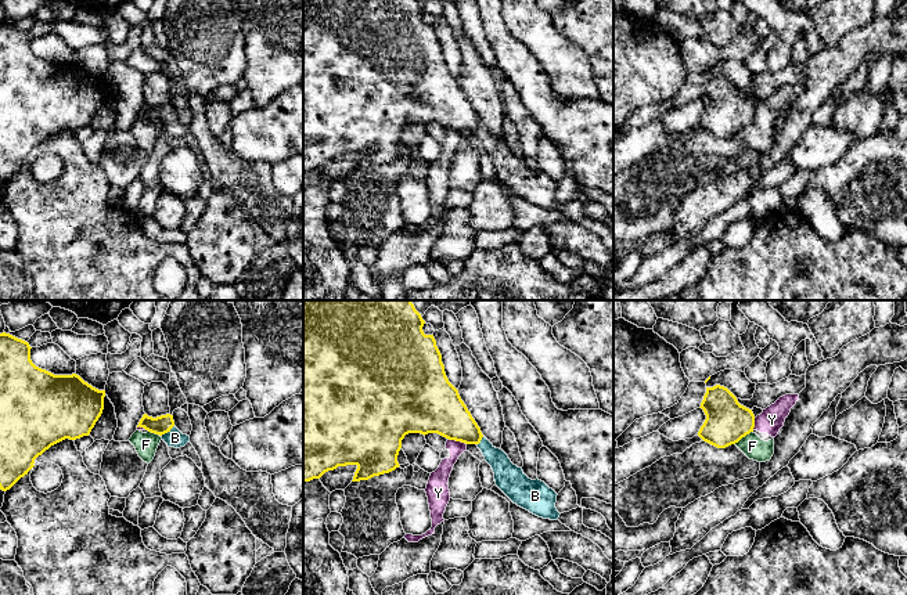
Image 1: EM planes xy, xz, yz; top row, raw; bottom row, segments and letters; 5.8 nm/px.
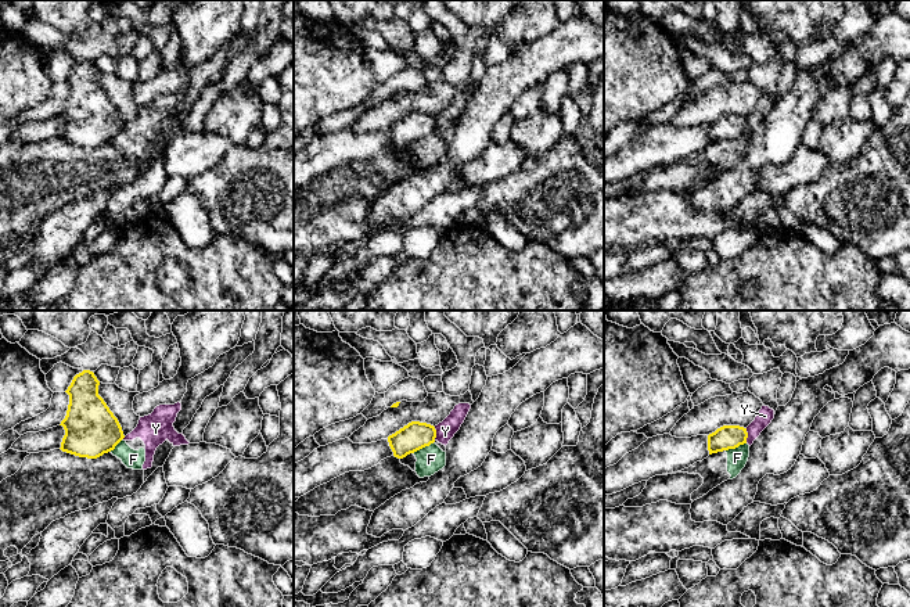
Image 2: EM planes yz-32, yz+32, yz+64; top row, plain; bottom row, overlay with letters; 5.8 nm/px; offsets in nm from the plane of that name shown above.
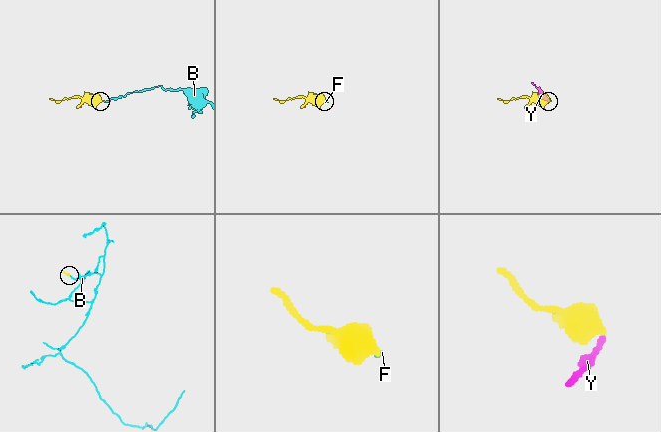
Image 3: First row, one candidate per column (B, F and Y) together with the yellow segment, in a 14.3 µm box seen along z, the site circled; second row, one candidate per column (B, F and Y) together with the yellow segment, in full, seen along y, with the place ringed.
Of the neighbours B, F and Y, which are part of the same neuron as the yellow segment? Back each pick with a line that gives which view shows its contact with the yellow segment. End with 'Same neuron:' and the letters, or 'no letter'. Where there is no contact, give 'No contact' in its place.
B: Touches yellow in xy
Same neuron: B

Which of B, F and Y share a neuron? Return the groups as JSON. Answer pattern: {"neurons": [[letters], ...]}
{"neurons": [["B"], ["F", "Y"]]}

